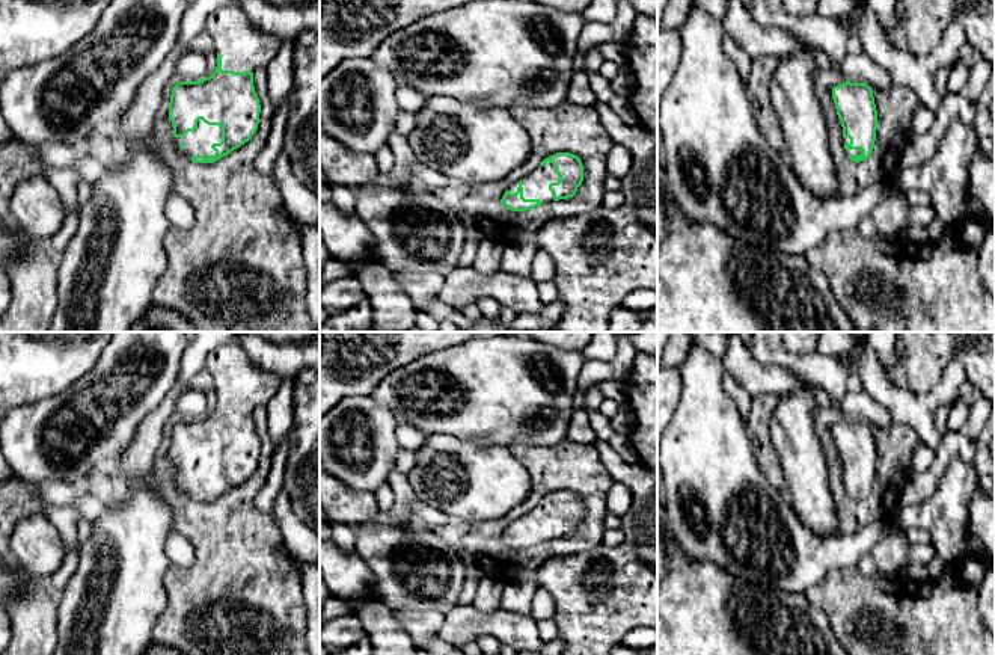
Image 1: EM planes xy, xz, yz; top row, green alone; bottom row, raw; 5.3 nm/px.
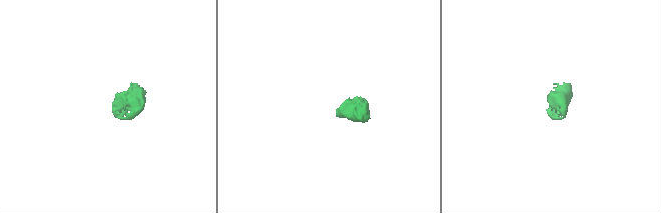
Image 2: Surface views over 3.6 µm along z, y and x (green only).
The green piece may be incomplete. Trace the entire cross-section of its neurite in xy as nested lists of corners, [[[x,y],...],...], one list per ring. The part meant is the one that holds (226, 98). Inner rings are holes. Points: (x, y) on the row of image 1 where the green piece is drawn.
[[[240,0],[211,12],[205,30],[214,41],[217,66],[199,81],[176,83],[169,103],[173,142],[194,163],[214,163],[256,133],[261,104],[253,72],[279,48],[276,36],[252,24]]]

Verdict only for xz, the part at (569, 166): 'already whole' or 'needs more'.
needs more

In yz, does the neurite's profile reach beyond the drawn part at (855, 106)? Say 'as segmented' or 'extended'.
extended

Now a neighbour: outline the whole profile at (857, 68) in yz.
[[[817,51],[817,65],[819,69],[840,72],[850,83],[865,83],[882,91],[894,86],[888,71],[862,51],[849,53],[840,65],[835,65],[825,53]]]

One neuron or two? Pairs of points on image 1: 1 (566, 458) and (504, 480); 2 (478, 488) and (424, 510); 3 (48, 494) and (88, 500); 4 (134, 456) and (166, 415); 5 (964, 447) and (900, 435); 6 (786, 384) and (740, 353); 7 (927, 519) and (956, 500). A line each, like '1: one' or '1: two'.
1: two
2: two
3: one
4: one
5: two
6: one
7: one

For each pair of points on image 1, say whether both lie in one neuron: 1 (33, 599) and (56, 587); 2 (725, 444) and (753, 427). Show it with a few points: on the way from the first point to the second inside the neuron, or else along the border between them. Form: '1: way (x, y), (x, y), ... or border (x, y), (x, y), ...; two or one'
1: border (45, 584), (58, 598); two
2: border (743, 423), (759, 465); two

